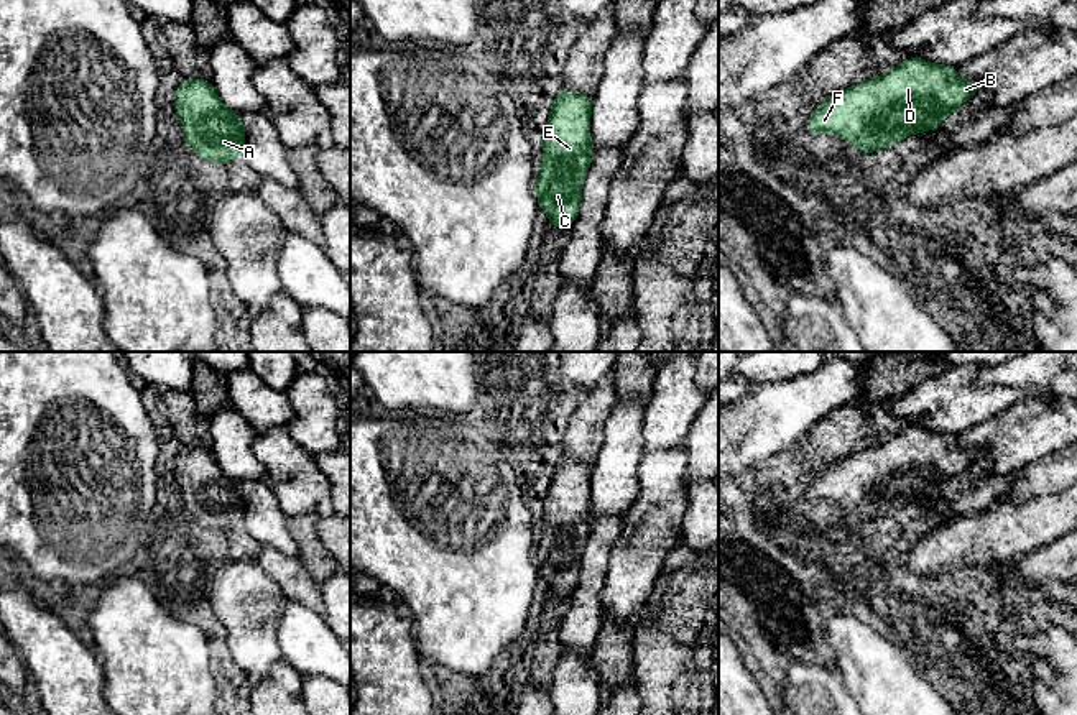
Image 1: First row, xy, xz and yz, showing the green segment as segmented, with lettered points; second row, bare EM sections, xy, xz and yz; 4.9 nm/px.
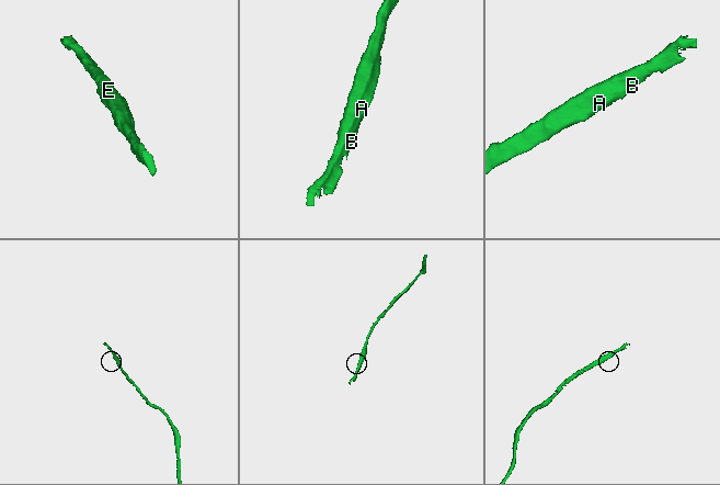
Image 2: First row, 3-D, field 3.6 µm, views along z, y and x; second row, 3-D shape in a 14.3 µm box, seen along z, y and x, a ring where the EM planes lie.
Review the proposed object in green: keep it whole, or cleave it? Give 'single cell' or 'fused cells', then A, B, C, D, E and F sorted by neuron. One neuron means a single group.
single cell | A B C D E F

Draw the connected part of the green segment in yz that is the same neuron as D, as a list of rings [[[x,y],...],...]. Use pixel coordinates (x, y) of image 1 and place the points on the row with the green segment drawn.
[[[909,58],[883,77],[870,77],[829,97],[809,118],[806,131],[835,133],[860,153],[932,131],[982,89],[982,82],[959,81],[957,67]]]

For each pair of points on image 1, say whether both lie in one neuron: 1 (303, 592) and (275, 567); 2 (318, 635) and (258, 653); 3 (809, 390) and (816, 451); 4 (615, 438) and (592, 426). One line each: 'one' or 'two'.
1: one
2: two
3: two
4: two

